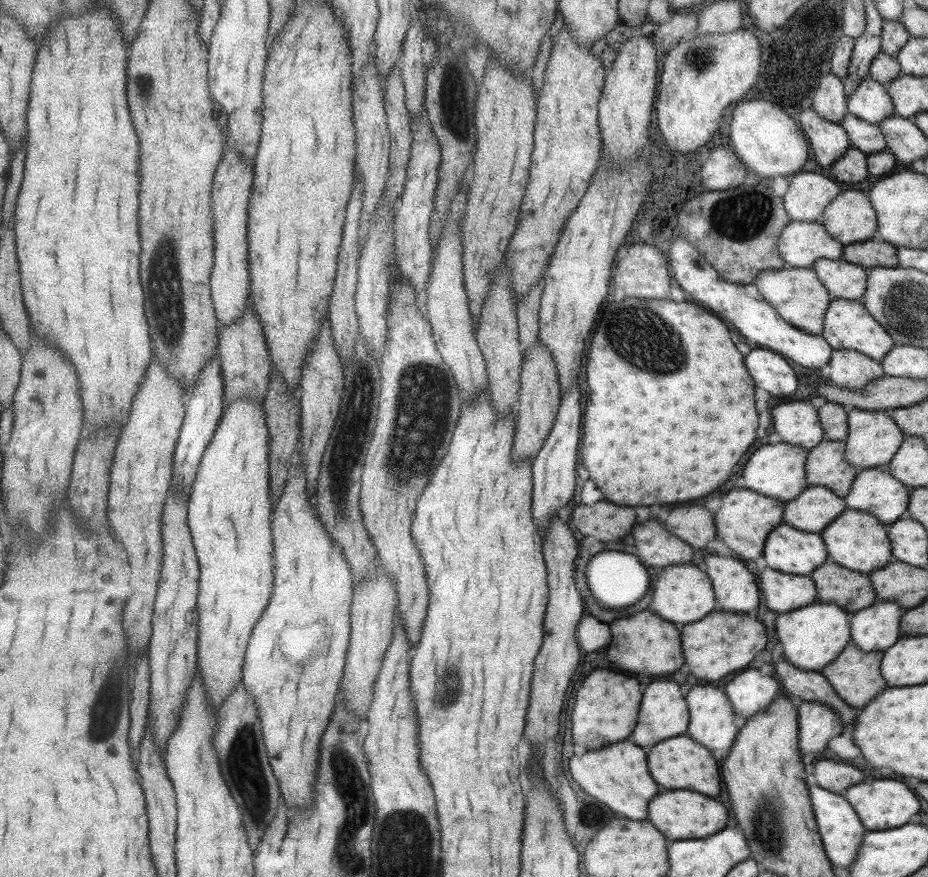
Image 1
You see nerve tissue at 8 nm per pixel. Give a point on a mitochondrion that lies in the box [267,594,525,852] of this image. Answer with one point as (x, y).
(449, 687)

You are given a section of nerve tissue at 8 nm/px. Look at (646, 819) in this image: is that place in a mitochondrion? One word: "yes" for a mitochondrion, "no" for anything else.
no

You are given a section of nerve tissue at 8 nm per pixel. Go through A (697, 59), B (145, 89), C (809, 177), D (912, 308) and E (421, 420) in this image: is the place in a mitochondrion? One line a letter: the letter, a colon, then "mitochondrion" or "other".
A: mitochondrion
B: mitochondrion
C: other
D: mitochondrion
E: mitochondrion

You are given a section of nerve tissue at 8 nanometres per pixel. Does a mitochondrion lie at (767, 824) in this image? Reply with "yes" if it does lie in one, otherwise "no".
yes

